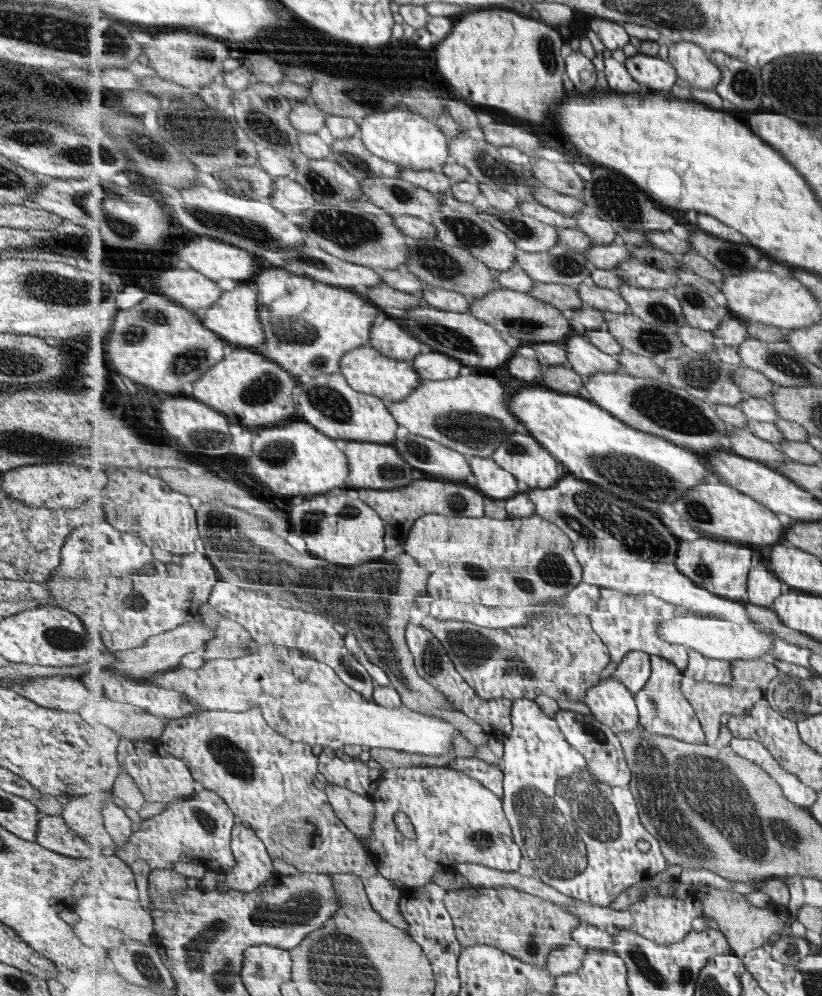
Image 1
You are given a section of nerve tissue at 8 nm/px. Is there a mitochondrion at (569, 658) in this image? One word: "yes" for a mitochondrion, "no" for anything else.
no

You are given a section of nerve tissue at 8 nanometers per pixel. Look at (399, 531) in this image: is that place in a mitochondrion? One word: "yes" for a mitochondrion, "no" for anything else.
no

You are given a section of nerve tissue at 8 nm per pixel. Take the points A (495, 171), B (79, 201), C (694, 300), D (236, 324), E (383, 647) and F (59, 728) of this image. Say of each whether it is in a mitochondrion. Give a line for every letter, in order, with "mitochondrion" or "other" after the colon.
A: mitochondrion
B: other
C: mitochondrion
D: other
E: mitochondrion
F: other

